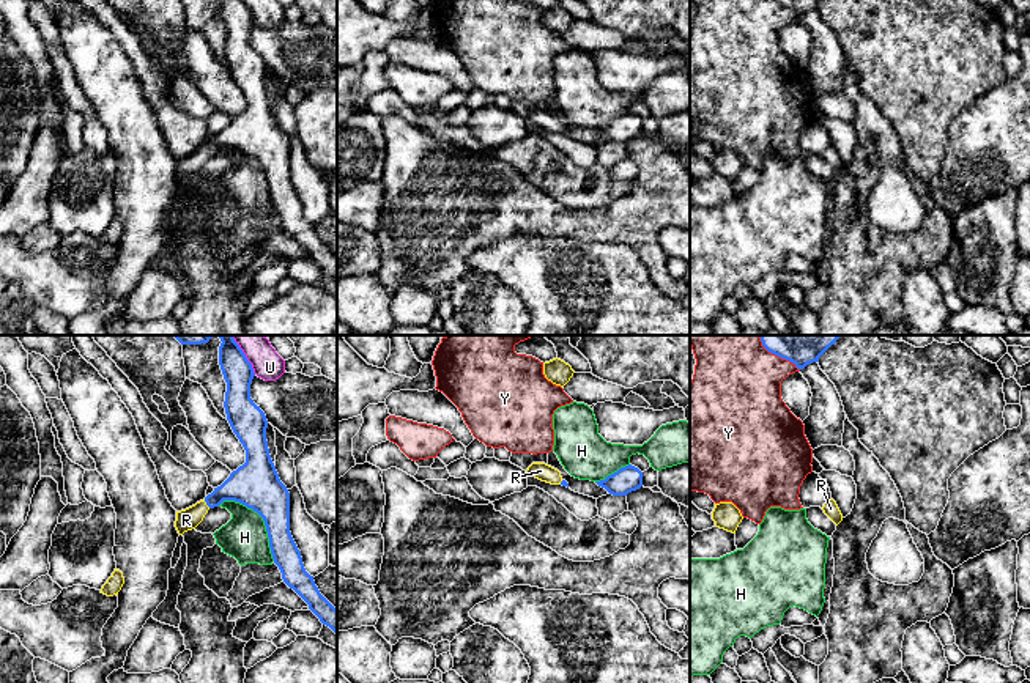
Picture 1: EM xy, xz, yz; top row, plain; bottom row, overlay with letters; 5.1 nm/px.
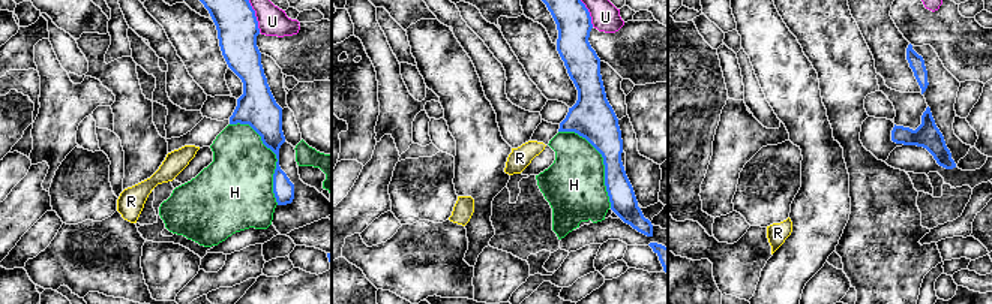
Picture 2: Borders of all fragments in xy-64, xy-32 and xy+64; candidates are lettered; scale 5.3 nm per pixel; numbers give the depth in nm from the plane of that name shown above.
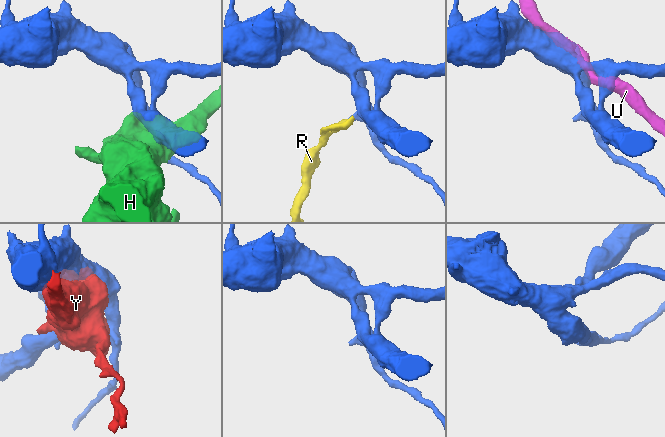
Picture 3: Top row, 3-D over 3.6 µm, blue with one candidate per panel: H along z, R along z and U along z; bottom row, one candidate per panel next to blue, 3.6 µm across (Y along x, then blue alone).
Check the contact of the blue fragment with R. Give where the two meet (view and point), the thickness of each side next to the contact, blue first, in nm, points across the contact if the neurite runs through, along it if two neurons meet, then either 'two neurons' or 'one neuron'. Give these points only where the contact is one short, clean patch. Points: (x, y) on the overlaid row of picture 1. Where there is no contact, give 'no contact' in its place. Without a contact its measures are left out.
meets blue in xy at (207, 504); 220 nm thick on the blue side, 110 nm on the other; runs through xy (251, 483), (224, 491), (207, 504), (186, 520); one neuron

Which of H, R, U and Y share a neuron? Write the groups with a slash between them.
H / R / U / Y

